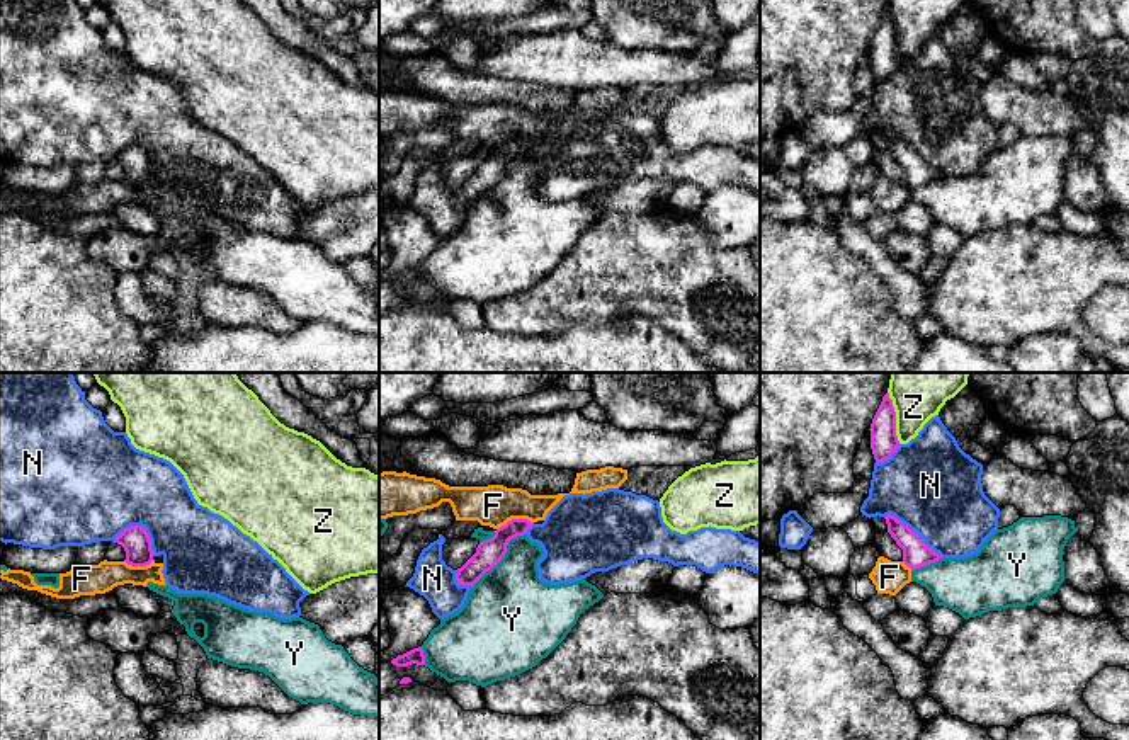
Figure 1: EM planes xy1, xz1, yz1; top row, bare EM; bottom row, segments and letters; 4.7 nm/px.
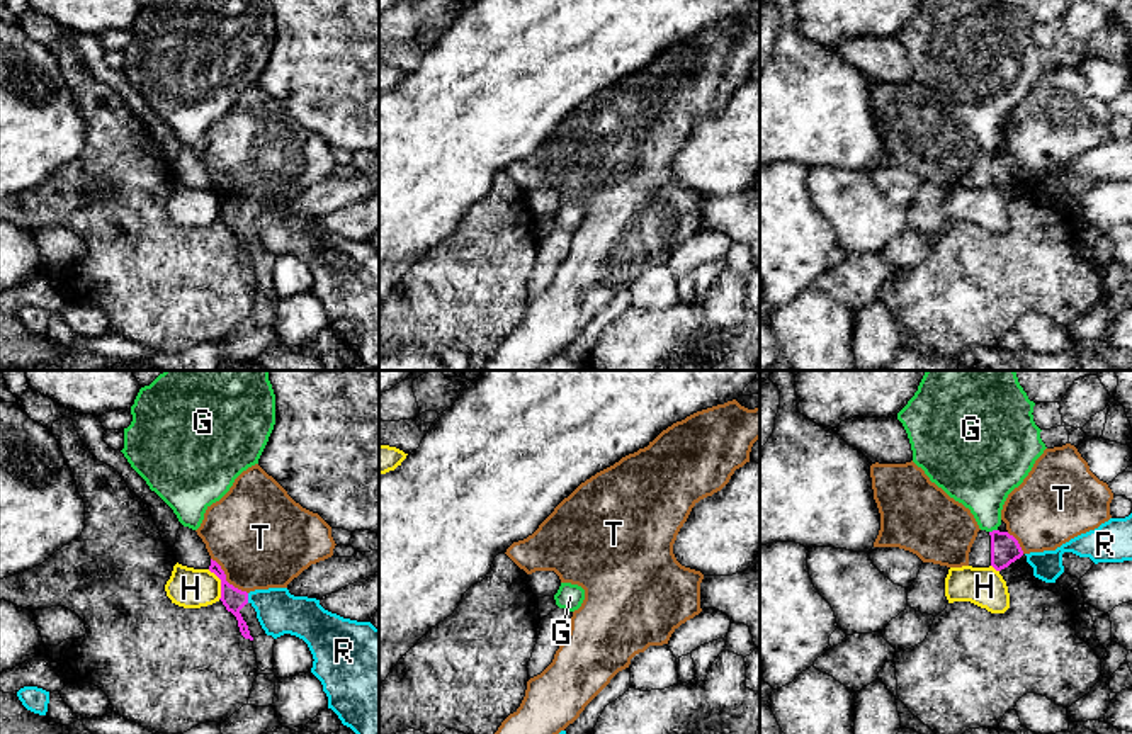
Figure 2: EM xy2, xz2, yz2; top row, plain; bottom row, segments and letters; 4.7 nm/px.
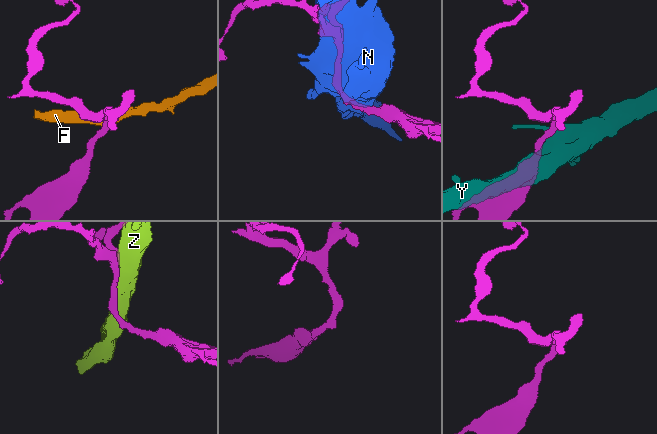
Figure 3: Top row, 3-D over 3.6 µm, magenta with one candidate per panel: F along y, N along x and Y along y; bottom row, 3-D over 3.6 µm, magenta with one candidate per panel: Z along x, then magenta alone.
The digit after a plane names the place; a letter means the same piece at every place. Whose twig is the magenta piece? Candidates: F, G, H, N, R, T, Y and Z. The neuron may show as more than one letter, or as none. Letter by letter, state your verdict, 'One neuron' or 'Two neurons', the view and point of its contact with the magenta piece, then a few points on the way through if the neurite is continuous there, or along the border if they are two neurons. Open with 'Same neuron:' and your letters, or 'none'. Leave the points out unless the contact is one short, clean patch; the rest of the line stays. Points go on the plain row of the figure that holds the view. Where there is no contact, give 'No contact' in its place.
Same neuron: G
F: Two neurons. Touches magenta at xz1 (514, 138). Boundary: xz1 (533, 140), (509, 138), (497, 148)
G: One neuron. Touches magenta at yz2 (993, 150). Path across: yz2 (1005, 169), (993, 150), (981, 99)
H: Two neurons. Touches magenta at xy2 (221, 203)
N: Two neurons. Touches magenta at xy1 (140, 145)
R: Two neurons. Touches magenta at xy2 (247, 218)
T: Two neurons. Touches magenta at xy2 (225, 199)
Y: Two neurons. Touches magenta at xz1 (504, 174)
Z: Two neurons. Touches magenta at yz1 (895, 36)

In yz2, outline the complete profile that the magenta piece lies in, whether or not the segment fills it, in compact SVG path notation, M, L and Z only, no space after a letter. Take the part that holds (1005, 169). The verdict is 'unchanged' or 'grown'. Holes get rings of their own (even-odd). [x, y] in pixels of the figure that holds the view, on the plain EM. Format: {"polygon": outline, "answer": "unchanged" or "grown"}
{"polygon": "M921 0L897 32L911 63L913 82L931 102L969 127L979 148L991 155L991 185L996 190L1023 175L1018 160L998 146L1008 114L1023 102L1047 68L1033 41L1033 25L1018 0Z", "answer": "grown"}

